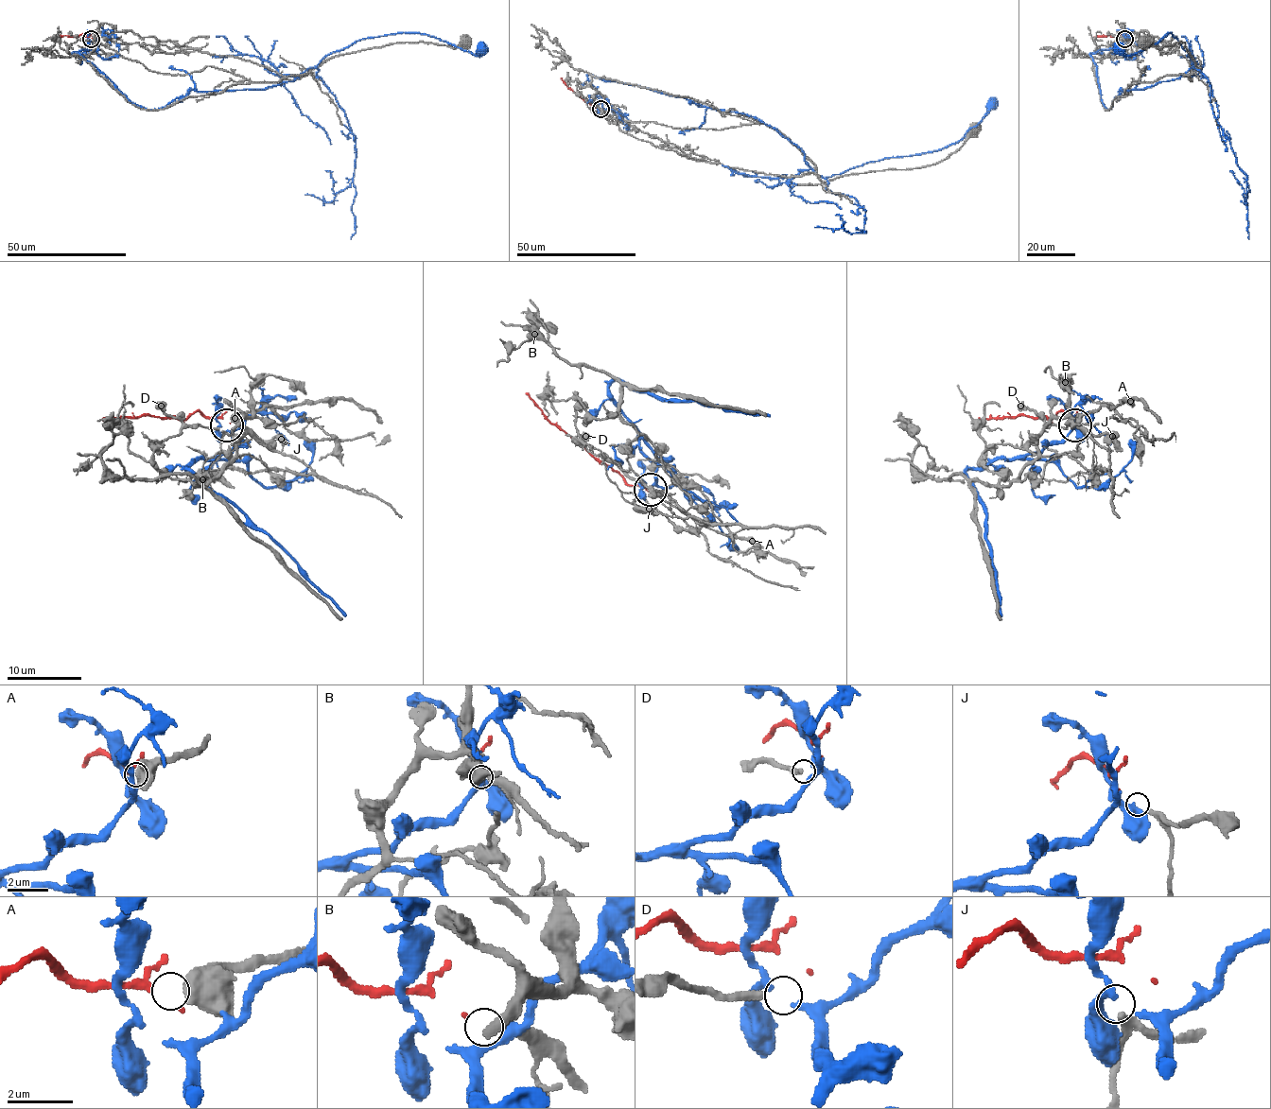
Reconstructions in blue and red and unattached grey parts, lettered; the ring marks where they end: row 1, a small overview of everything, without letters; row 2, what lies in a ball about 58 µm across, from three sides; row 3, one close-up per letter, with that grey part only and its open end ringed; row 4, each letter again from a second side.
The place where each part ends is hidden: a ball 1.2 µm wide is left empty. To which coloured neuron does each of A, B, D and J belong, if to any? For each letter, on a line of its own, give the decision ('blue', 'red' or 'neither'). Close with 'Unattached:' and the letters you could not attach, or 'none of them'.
A: neither
B: red
D: blue
J: neither
Unattached: A, J

